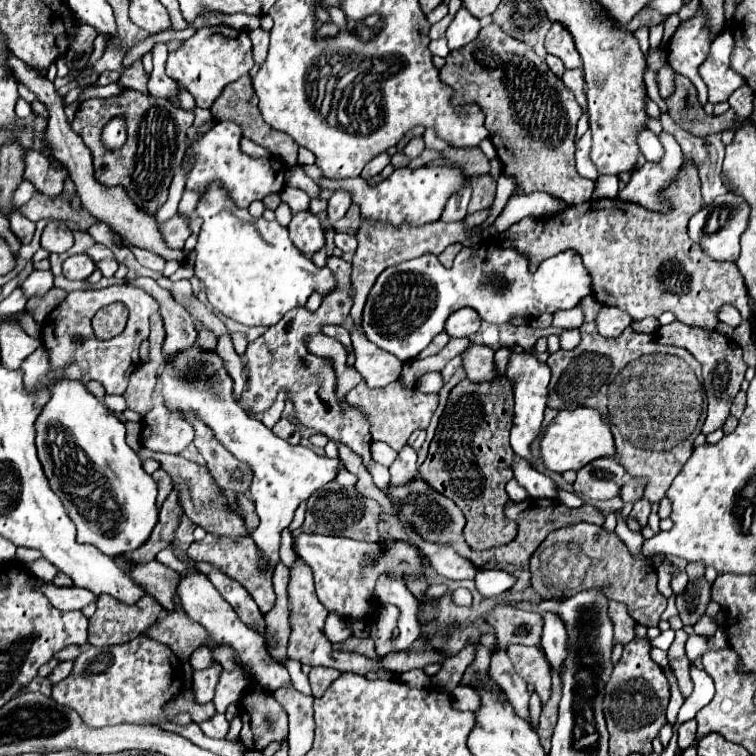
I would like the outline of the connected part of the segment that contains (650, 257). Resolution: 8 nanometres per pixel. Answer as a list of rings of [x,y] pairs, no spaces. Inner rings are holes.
[[[684,161],[676,179],[666,189],[662,189],[662,197],[664,201],[668,199],[668,205],[670,205],[666,213],[650,211],[642,205],[628,203],[622,199],[598,199],[598,201],[586,201],[582,205],[568,207],[566,211],[556,213],[552,217],[542,217],[542,219],[526,217],[514,223],[512,227],[508,227],[500,235],[500,239],[504,247],[514,247],[530,257],[530,271],[534,271],[544,259],[560,251],[574,249],[582,257],[584,267],[590,271],[592,295],[596,297],[596,301],[628,313],[634,321],[642,321],[646,317],[660,317],[664,311],[672,311],[682,323],[704,327],[704,329],[716,329],[716,325],[720,323],[718,319],[720,307],[734,305],[741,313],[742,323],[734,330],[732,340],[740,347],[754,343],[754,329],[752,329],[752,319],[750,319],[746,287],[742,287],[744,279],[736,263],[714,261],[706,257],[702,249],[686,233],[690,217],[702,209],[698,165],[694,161]]]

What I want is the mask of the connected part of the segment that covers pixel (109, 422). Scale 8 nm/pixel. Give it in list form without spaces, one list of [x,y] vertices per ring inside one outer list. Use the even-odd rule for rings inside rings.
[[[38,347],[22,363],[22,373],[26,391],[32,395],[40,389],[40,383],[48,381],[50,401],[34,423],[38,459],[52,491],[62,499],[70,519],[76,523],[78,543],[96,545],[108,557],[130,555],[150,537],[158,521],[158,507],[156,483],[142,469],[136,451],[126,443],[124,423],[82,381],[52,379],[50,353],[44,347]]]

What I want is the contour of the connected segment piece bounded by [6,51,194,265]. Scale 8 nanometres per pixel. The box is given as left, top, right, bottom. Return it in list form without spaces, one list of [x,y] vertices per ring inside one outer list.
[[[12,51],[6,53],[6,67],[14,71],[14,77],[16,77],[18,83],[22,83],[24,87],[28,87],[28,89],[36,95],[36,99],[42,101],[42,103],[48,107],[48,125],[46,125],[46,129],[44,129],[44,147],[46,147],[46,151],[52,153],[52,157],[54,157],[56,161],[64,163],[66,169],[70,171],[70,179],[72,179],[74,185],[76,185],[76,191],[78,191],[78,195],[80,195],[80,199],[82,199],[82,205],[84,205],[98,221],[108,223],[120,237],[124,237],[124,239],[130,241],[132,245],[142,247],[142,249],[148,249],[148,251],[154,251],[154,253],[158,253],[160,257],[164,257],[164,259],[168,259],[168,261],[170,261],[170,259],[178,259],[178,261],[184,263],[184,257],[186,257],[186,263],[188,263],[188,265],[194,265],[194,251],[192,251],[192,253],[186,253],[184,249],[172,251],[172,249],[164,243],[164,239],[162,239],[162,235],[160,235],[160,231],[158,231],[158,227],[156,227],[156,223],[154,223],[154,217],[150,217],[150,215],[146,215],[144,211],[140,211],[140,209],[134,205],[134,201],[126,195],[126,189],[124,189],[124,187],[120,187],[120,185],[118,185],[118,187],[100,187],[100,183],[94,179],[92,153],[90,153],[90,149],[84,145],[82,137],[72,131],[66,115],[64,115],[62,95],[56,91],[54,83],[48,81],[44,75],[38,75],[38,71],[34,71],[34,69],[28,67],[26,63],[22,63],[22,59],[18,59],[16,55],[12,55]]]

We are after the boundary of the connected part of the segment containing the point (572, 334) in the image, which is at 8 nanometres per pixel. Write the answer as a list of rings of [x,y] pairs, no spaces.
[[[568,329],[560,335],[560,349],[572,349],[580,343],[580,331],[578,329]]]

